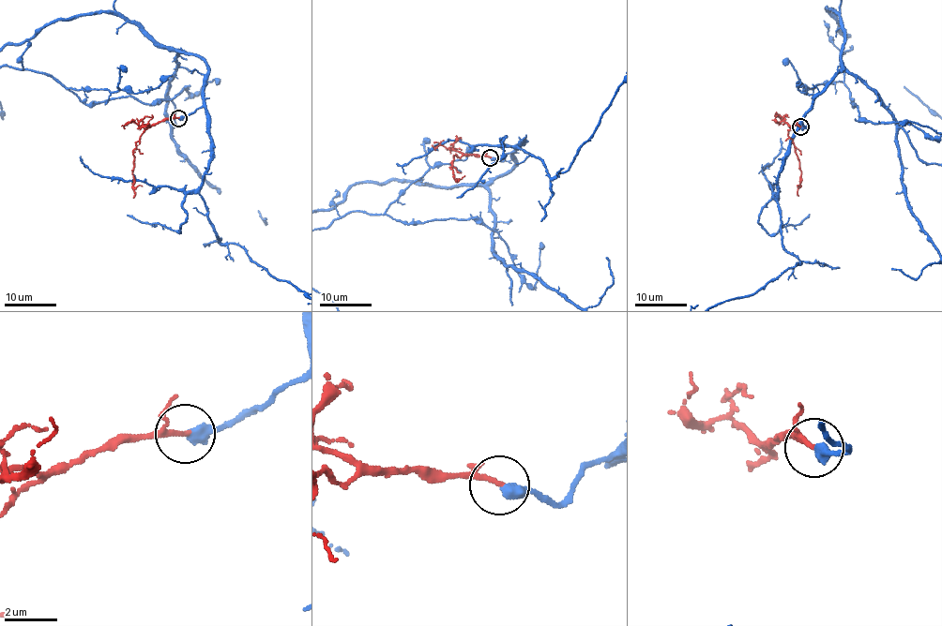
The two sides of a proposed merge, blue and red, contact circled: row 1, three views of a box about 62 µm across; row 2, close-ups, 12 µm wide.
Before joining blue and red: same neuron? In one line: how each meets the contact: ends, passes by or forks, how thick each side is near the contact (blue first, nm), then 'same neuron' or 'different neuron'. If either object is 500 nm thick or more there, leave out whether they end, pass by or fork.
blue ends; red passes by; calibres 480 and 140 nm; same neuron

